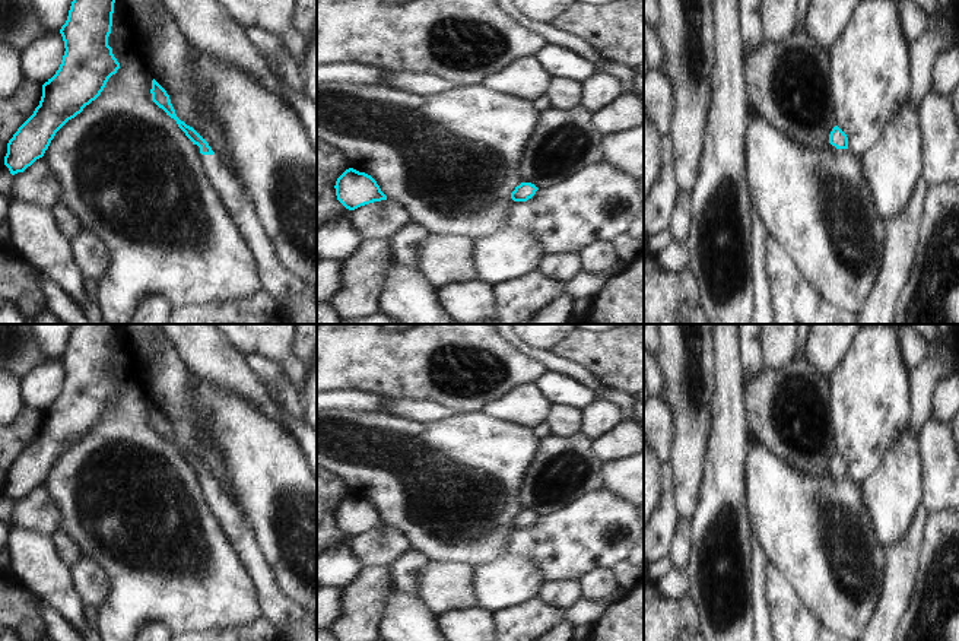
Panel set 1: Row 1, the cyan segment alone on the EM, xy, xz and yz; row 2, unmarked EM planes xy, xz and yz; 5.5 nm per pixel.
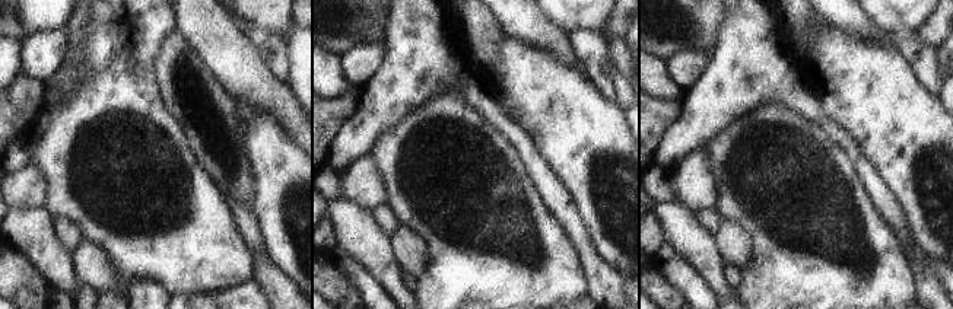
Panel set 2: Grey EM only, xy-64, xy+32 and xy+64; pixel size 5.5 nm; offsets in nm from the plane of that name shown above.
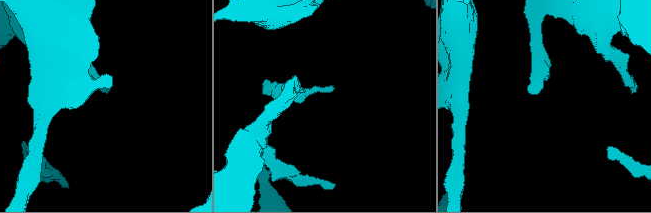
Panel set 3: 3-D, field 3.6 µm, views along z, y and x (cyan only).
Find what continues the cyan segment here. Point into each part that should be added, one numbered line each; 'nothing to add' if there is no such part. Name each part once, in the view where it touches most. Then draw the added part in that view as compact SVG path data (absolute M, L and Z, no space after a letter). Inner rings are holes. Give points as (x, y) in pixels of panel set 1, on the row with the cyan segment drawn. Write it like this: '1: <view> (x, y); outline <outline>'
1: xy (276, 281); outline M197 145L196 149L200 153ZM200 153L200 161L207 178L220 196L222 204L255 258L263 289L273 298L274 304L283 302L289 296L289 289L298 289L301 280L288 272L276 257L255 209L235 174L216 155Z

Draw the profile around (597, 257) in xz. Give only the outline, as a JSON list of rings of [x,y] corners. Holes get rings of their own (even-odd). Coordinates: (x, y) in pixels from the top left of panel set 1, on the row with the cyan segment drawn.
[[[600,239],[593,241],[591,244],[582,247],[577,256],[581,261],[582,270],[588,273],[607,273],[609,276],[613,276],[620,272],[620,260],[616,256],[612,242],[604,242]]]

